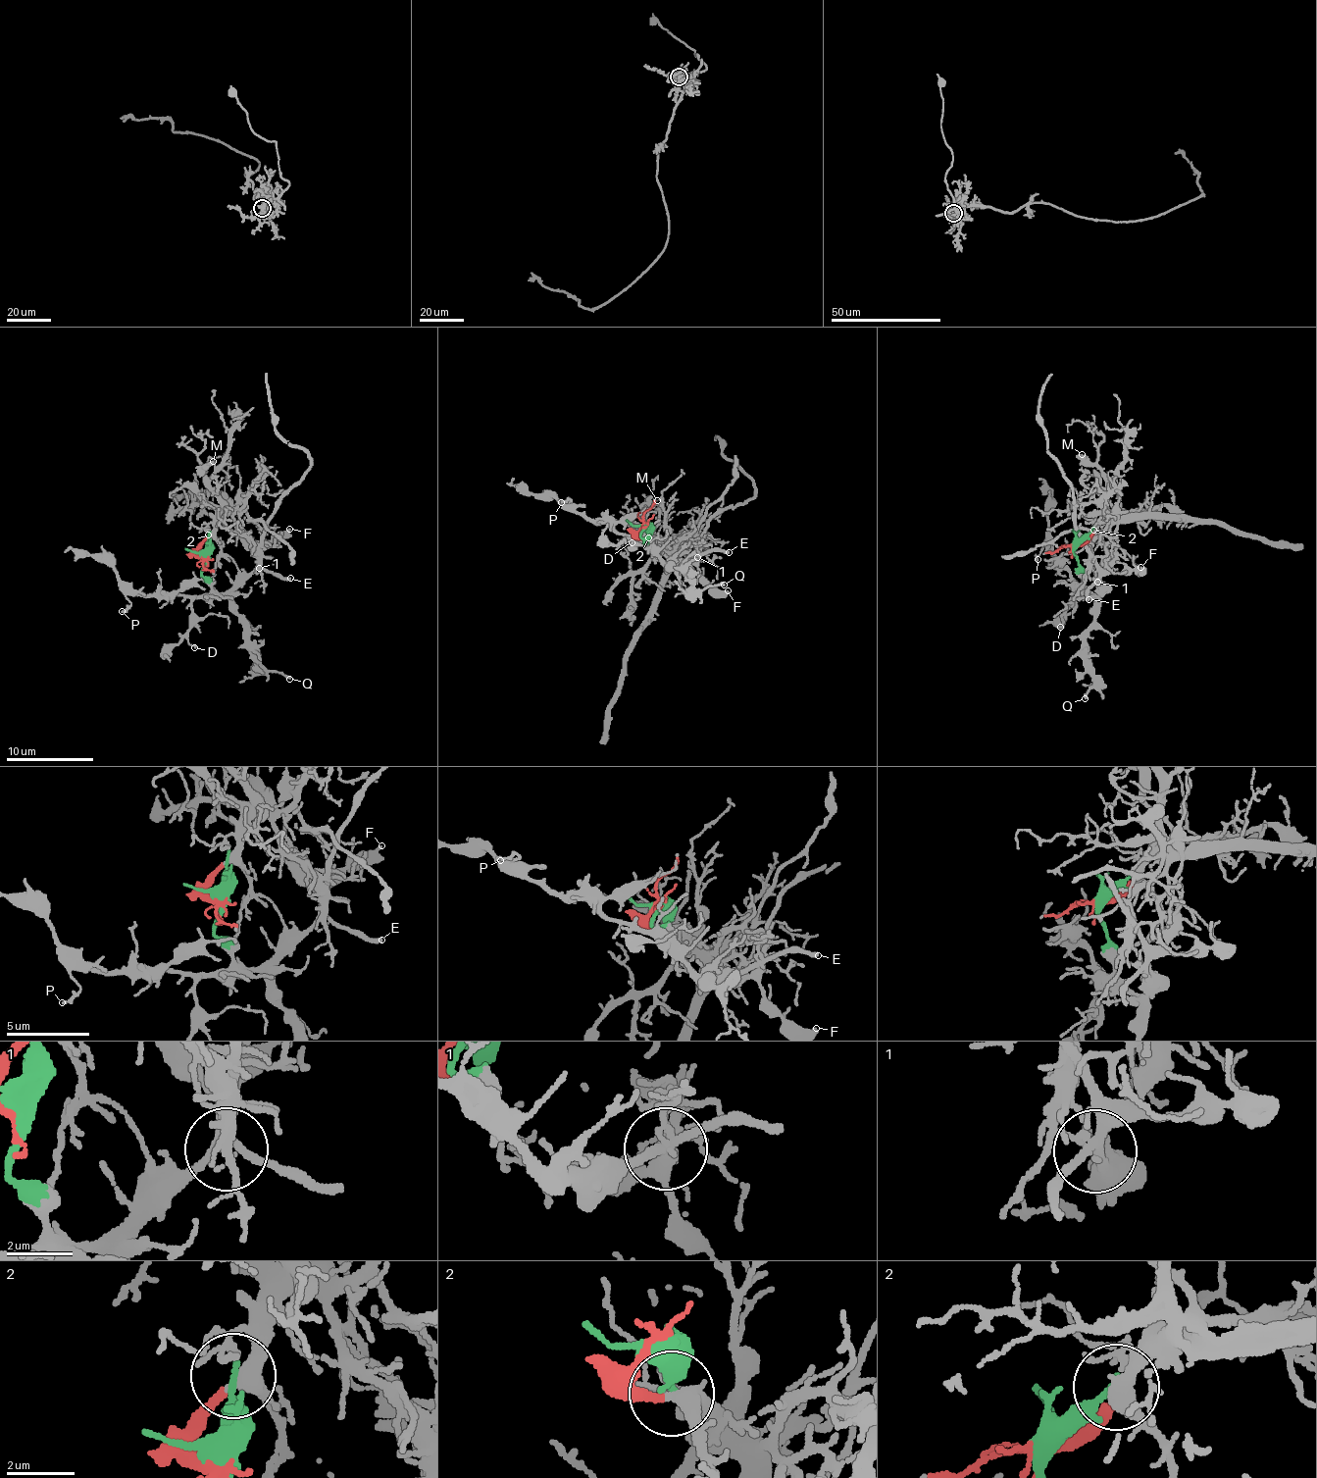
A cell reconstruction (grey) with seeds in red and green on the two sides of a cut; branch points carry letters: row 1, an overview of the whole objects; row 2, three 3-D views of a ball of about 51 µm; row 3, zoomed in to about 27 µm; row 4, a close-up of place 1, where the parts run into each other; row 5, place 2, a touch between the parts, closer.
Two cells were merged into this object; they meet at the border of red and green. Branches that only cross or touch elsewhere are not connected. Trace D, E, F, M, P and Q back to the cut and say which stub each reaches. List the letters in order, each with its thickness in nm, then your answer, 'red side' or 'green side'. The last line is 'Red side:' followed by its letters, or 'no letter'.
D: 110 nm | green side
E: 240 nm | green side
F: 260 nm | green side
M: 280 nm | red side
P: 150 nm | green side
Q: 180 nm | green side
Red side: M

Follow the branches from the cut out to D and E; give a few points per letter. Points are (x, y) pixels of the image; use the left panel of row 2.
D: (204, 559), (202, 576), (211, 591), (191, 602), (188, 643), (195, 648)
E: (204, 559), (205, 582), (225, 594), (260, 568), (290, 579)

